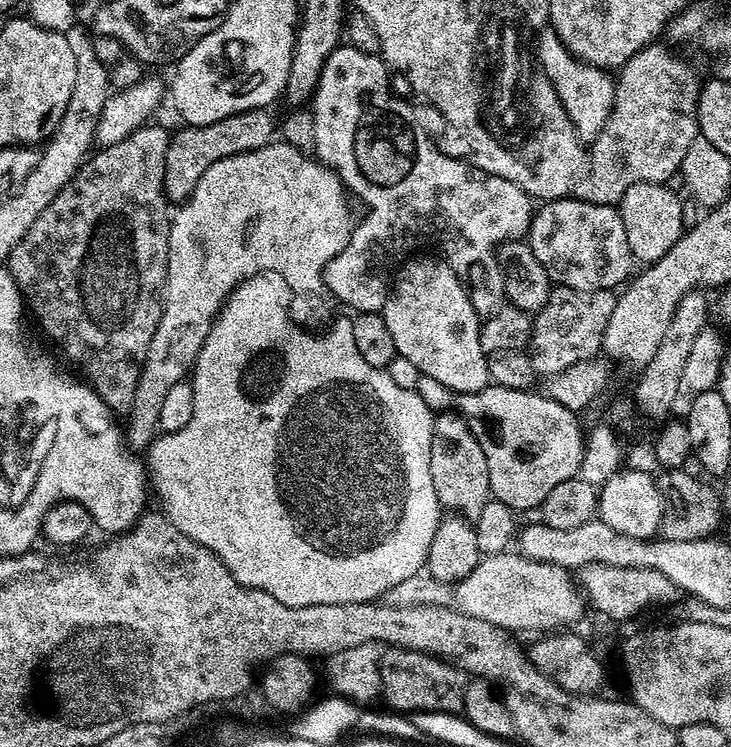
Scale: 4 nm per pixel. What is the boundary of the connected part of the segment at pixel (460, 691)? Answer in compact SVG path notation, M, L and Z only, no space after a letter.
M385 647L380 654L380 696L389 704L389 709L395 710L400 714L413 714L415 712L450 712L463 713L464 710L464 689L466 687L465 677L460 677L460 672L455 663L449 662L438 656L431 656L428 652L419 652L418 650L410 650L409 648Z

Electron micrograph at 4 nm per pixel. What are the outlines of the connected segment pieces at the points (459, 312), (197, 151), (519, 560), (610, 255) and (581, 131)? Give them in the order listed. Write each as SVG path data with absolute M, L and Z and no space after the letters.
M420 256L417 260L408 258L399 265L384 303L382 315L386 327L394 338L397 357L413 364L420 376L442 382L455 394L480 391L490 384L489 357L482 350L480 341L481 317L477 316L468 297L468 289L454 274L452 267L443 258L432 256Z
M251 108L238 114L230 114L218 122L209 124L189 124L180 126L177 132L171 133L166 150L166 170L164 171L164 194L172 202L183 202L198 186L198 180L214 162L222 162L222 158L230 158L234 154L242 154L250 150L258 150L262 146L273 143L278 132L278 120L271 116L268 108Z
M512 550L485 555L470 575L455 585L454 591L447 584L436 583L433 576L421 574L398 582L398 586L390 586L382 600L390 606L453 604L467 616L482 618L513 634L520 634L523 628L554 630L559 626L572 626L586 609L585 597L569 569L550 562L529 560Z
M575 198L541 203L535 209L532 224L528 227L526 243L534 250L534 258L542 262L549 280L561 288L573 288L579 292L616 290L633 275L634 257L630 250L630 242L626 242L626 226L622 226L619 207L610 204L595 204Z
M551 26L539 29L537 36L540 37L536 40L534 55L539 60L546 78L550 78L566 114L570 114L570 120L574 122L581 141L595 140L602 126L606 126L606 118L610 118L612 113L616 97L615 79L605 69L596 68L577 58L570 50L566 50L566 46Z

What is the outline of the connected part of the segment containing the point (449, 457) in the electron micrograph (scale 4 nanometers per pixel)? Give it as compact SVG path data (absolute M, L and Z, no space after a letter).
M440 414L432 421L430 474L434 478L434 494L438 494L441 509L475 522L493 495L490 471L486 455L483 454L478 438L468 428L467 419L460 414L450 415Z

